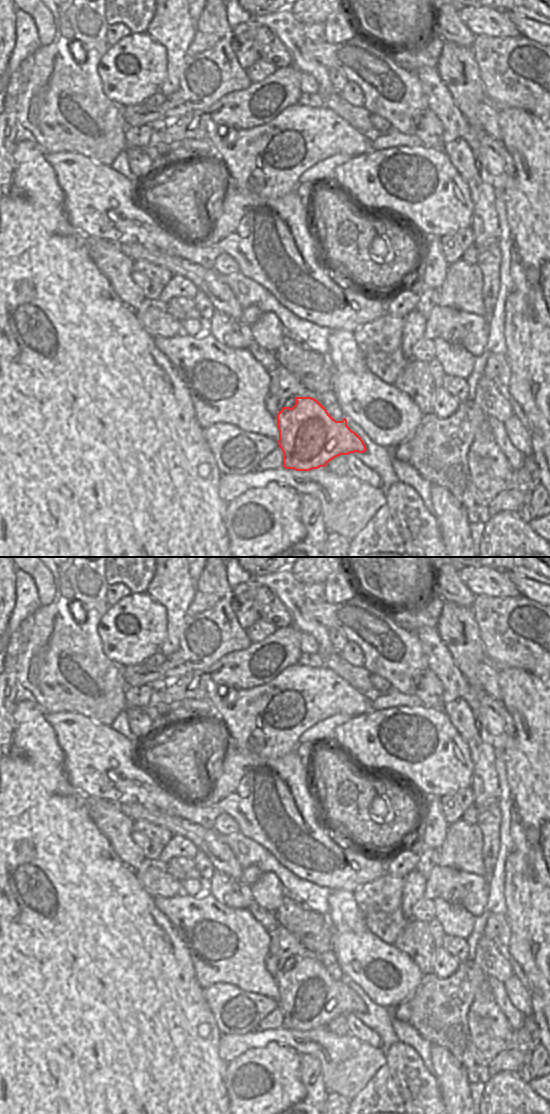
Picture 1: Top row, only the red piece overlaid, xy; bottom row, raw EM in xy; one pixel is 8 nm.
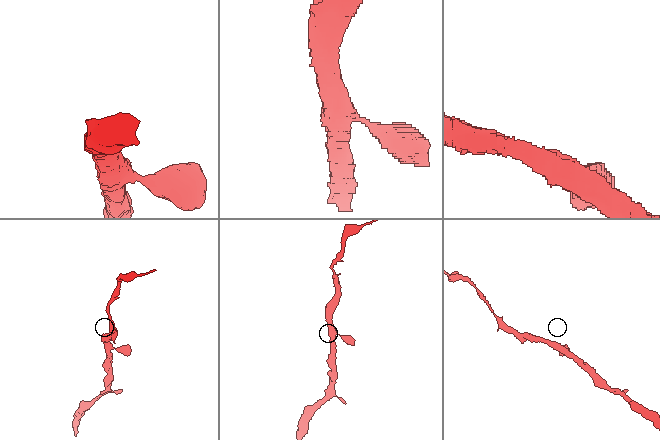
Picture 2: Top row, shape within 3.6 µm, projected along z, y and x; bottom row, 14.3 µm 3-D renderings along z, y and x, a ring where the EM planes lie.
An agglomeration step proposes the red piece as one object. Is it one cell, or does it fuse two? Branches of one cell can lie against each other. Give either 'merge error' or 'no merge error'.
no merge error

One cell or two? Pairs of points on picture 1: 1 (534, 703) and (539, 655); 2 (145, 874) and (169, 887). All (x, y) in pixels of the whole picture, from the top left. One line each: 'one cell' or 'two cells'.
1: two cells
2: one cell

